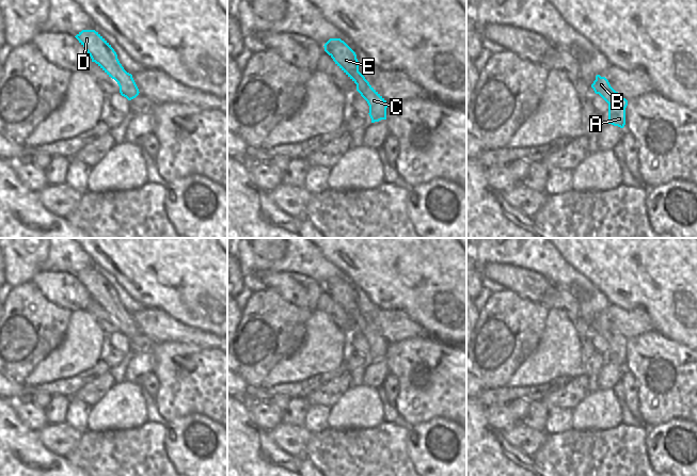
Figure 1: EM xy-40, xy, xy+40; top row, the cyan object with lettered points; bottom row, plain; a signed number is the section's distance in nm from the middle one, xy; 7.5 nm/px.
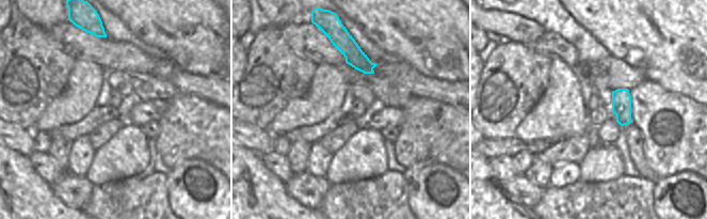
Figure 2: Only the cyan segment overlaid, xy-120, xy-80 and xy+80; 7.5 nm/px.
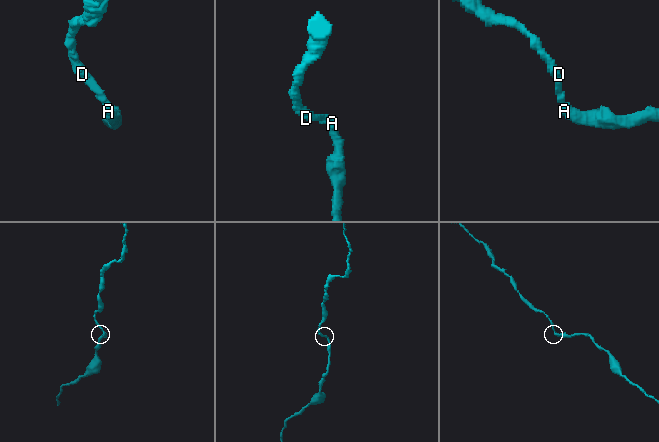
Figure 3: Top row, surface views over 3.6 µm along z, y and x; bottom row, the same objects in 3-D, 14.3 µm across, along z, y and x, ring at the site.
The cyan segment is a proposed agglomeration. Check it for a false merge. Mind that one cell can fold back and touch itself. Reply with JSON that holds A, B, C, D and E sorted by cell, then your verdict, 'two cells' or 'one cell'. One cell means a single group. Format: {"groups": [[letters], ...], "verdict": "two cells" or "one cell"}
{"groups": [["A", "B", "C", "D", "E"]], "verdict": "one cell"}

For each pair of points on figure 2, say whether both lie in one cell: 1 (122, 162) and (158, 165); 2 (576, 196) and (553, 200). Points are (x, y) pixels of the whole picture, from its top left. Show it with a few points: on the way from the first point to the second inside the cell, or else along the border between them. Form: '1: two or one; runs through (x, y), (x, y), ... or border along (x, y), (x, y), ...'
1: two; border along (146, 140), (149, 167)
2: one; runs through (571, 200), (559, 200)

